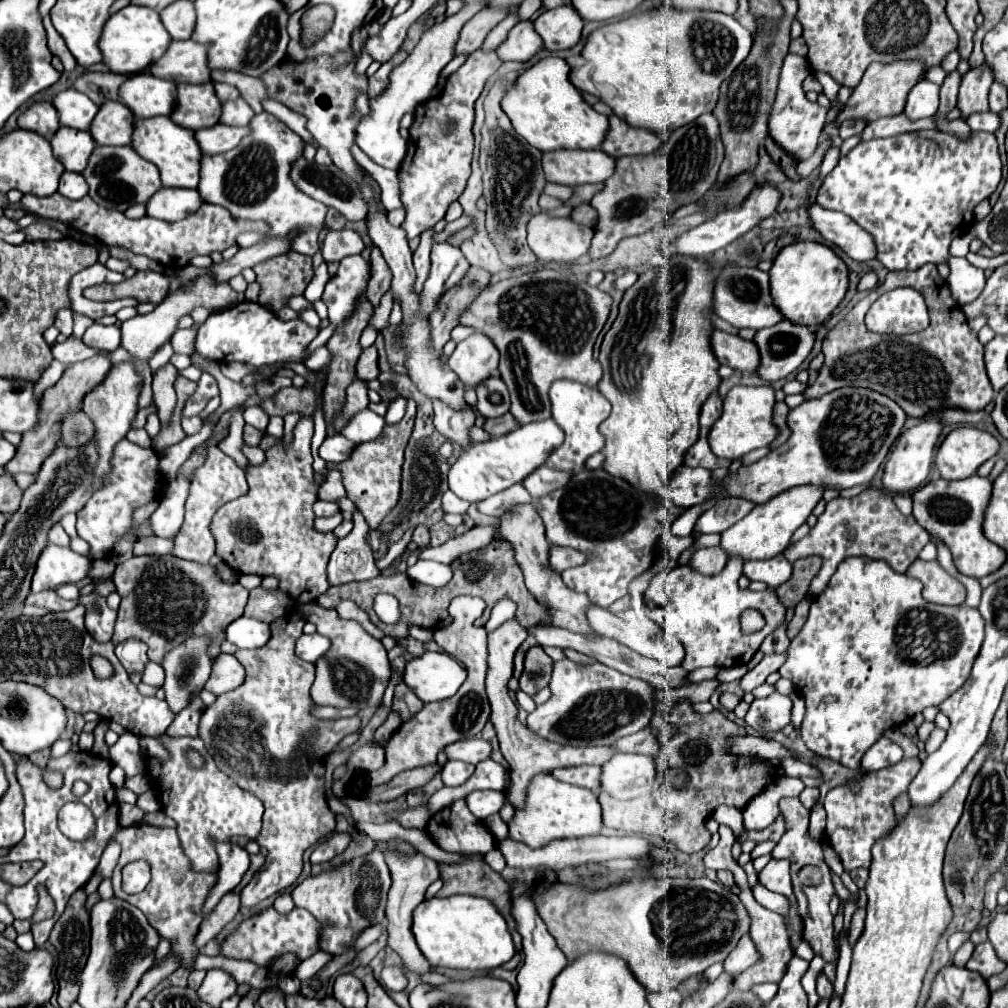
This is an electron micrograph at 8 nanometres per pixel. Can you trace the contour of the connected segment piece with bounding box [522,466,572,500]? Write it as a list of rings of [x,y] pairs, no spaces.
[[[540,466],[528,478],[524,478],[522,486],[530,492],[532,500],[540,500],[550,492],[558,490],[560,486],[564,486],[564,482],[568,482],[570,476],[572,474],[560,474],[558,470],[548,470],[546,466]]]

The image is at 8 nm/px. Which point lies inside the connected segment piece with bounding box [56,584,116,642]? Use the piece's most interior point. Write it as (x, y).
(100, 618)

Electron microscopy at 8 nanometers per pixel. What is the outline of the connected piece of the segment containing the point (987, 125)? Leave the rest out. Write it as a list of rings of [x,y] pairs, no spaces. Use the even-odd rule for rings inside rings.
[[[990,112],[974,114],[972,118],[968,118],[966,124],[968,124],[974,132],[990,132],[990,134],[994,134],[994,132],[1000,128],[1000,116],[998,116],[998,114],[990,114]]]

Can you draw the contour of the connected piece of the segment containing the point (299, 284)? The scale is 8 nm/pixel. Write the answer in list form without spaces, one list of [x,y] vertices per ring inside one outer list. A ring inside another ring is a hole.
[[[294,250],[256,264],[254,272],[256,282],[262,286],[258,302],[272,312],[288,306],[288,300],[292,296],[304,294],[304,288],[314,276],[312,258],[302,256]]]

